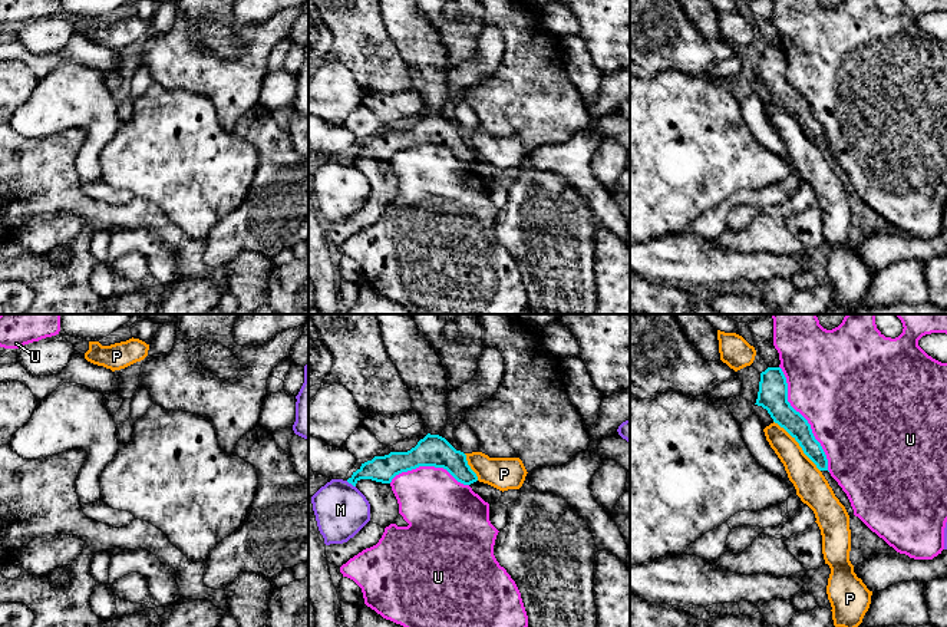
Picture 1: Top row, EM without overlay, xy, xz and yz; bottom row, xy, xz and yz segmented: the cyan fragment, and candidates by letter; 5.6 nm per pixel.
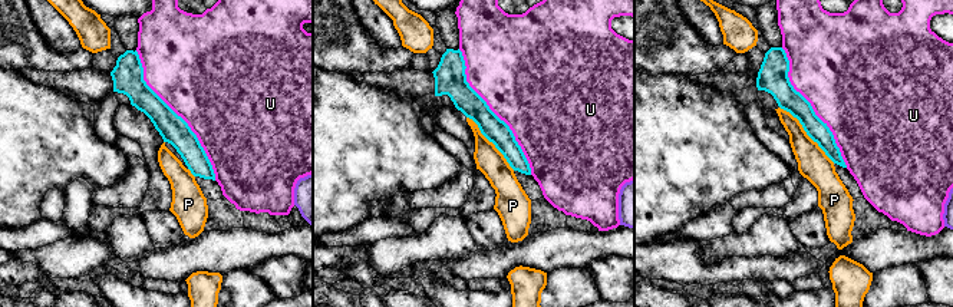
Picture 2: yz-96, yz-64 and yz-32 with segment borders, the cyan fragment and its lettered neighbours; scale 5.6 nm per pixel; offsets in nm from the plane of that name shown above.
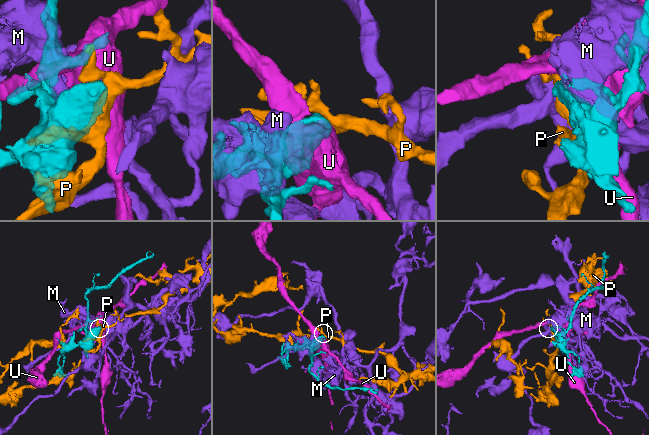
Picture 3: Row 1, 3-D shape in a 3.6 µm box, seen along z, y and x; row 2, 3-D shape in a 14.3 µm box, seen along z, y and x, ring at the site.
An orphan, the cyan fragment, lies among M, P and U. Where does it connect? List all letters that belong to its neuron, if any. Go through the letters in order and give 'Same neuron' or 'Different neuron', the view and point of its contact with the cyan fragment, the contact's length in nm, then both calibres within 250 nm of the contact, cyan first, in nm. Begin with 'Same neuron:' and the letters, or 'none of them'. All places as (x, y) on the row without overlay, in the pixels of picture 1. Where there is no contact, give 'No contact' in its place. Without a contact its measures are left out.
Same neuron: none of them
M: Different neuron. Touches cyan at xz (350, 161). Shared border 70 nm. Thickness 150 nm (cyan) against 300 nm
P: Different neuron. Touches cyan at yz (799, 124). Shared border 380 nm. Thickness 130 nm (cyan) against 180 nm
U: Different neuron. Touches cyan at yz (805, 98). Shared border 650 nm. Thickness 170 nm (cyan) against 500 nm

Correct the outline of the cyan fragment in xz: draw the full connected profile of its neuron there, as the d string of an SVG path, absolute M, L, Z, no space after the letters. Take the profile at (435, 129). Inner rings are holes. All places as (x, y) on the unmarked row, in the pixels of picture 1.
M379 0L379 4L387 34L406 62L412 76L412 86L422 95L425 110L428 113L407 131L390 131L389 133L374 135L372 139L362 142L347 161L353 165L356 165L360 158L390 162L396 154L419 145L443 146L463 164L476 161L478 155L468 143L466 133L456 129L445 116L440 115L442 109L448 105L446 75L449 69L440 37L435 27L419 11L415 0Z

